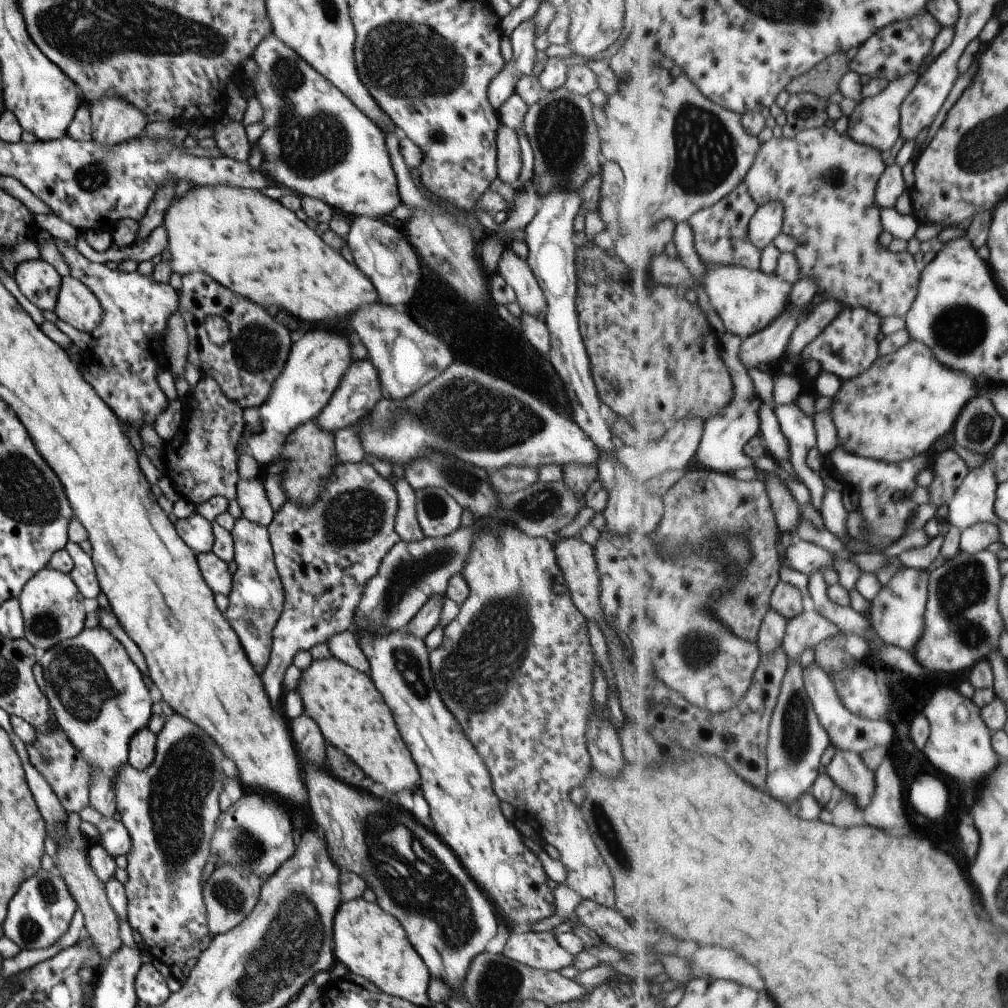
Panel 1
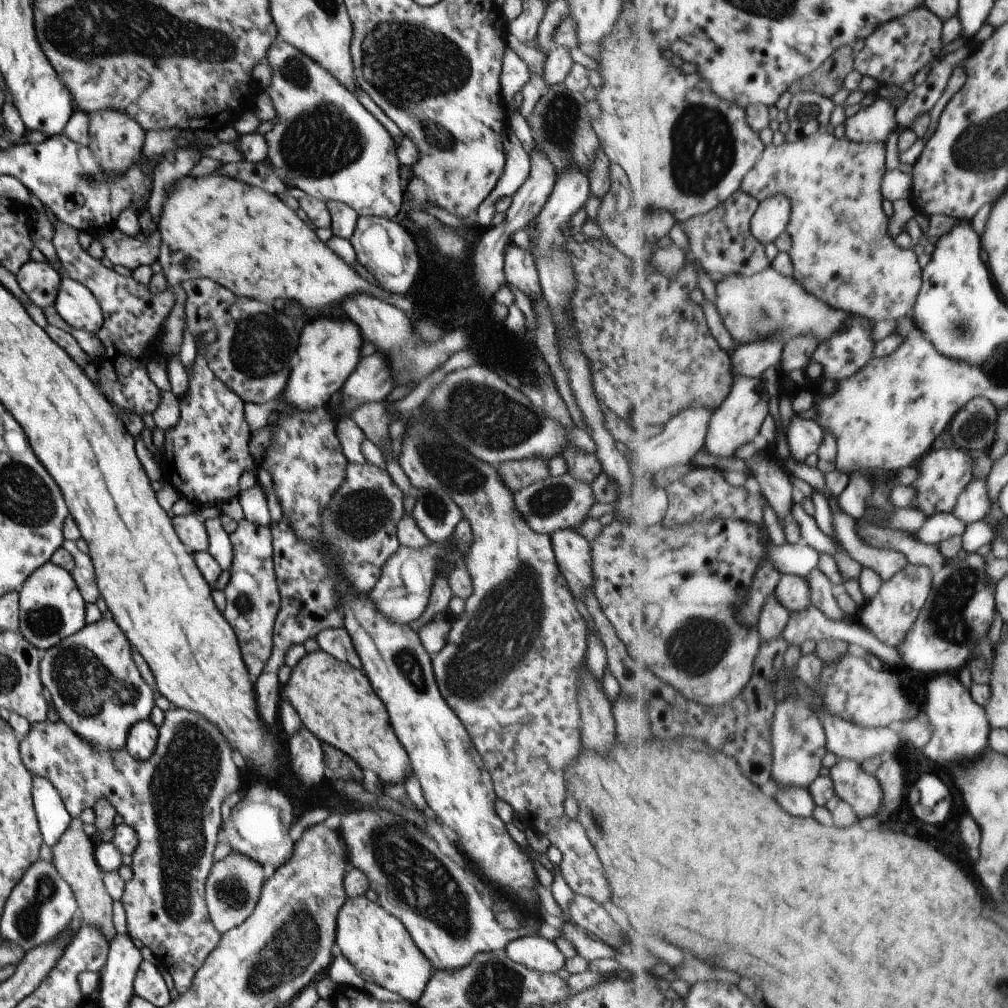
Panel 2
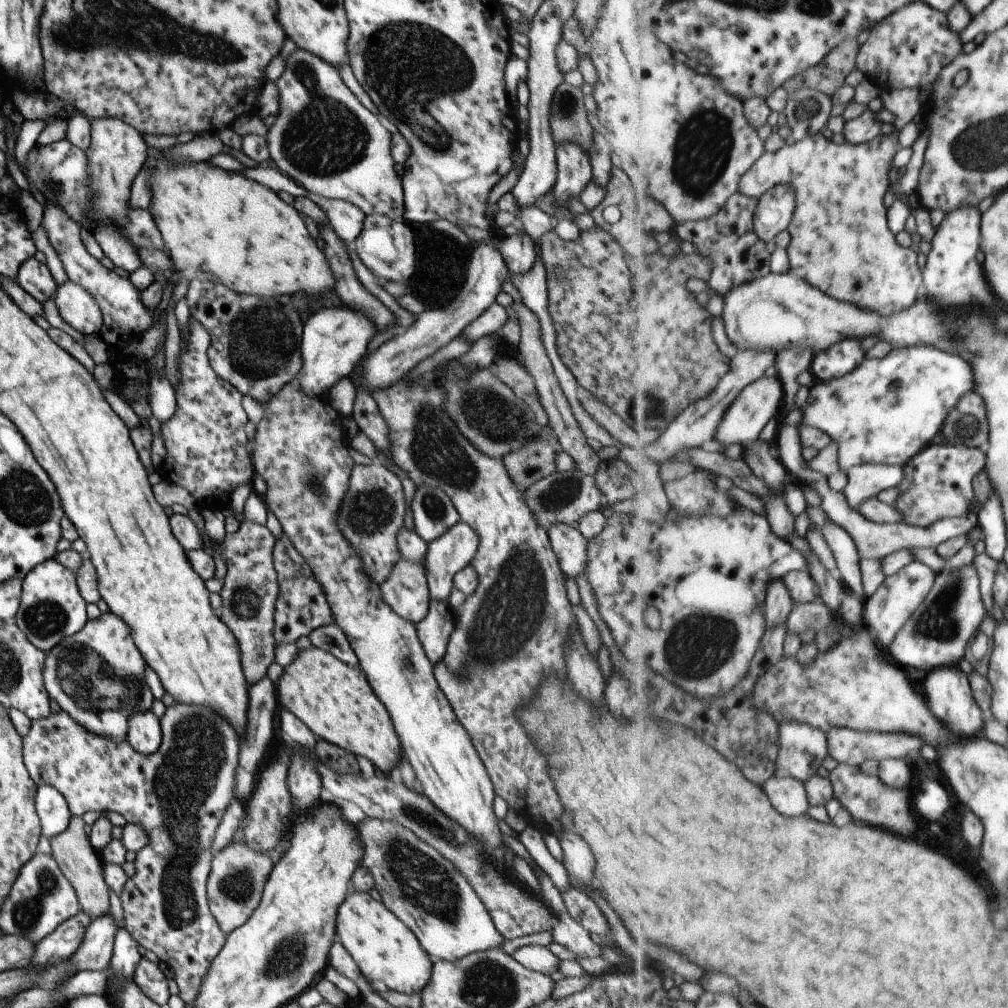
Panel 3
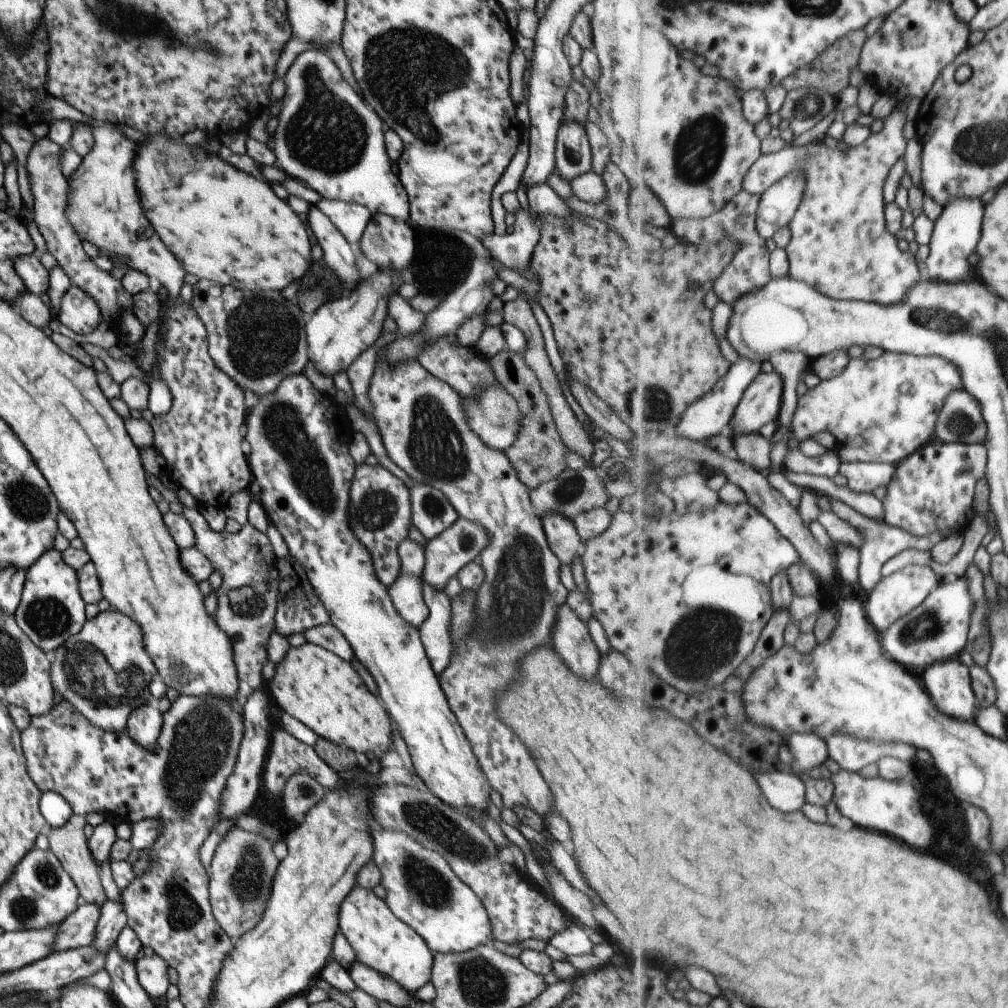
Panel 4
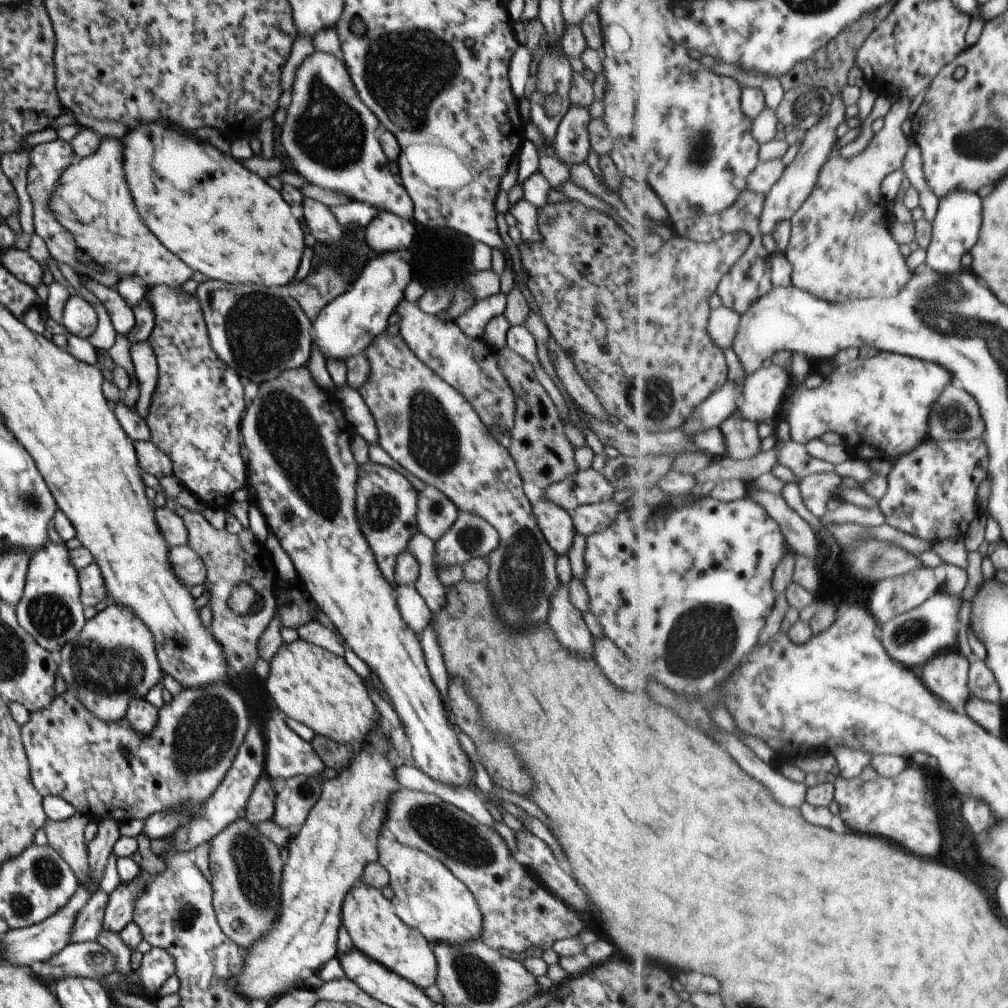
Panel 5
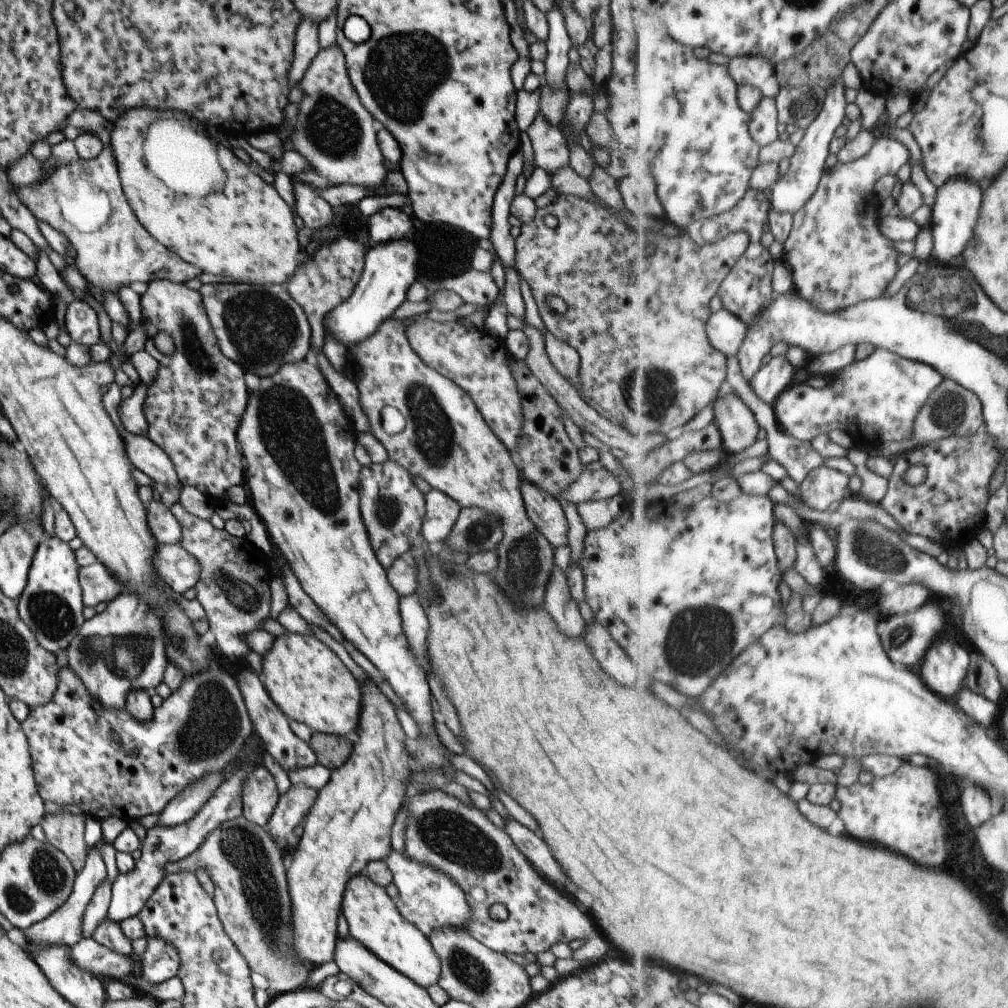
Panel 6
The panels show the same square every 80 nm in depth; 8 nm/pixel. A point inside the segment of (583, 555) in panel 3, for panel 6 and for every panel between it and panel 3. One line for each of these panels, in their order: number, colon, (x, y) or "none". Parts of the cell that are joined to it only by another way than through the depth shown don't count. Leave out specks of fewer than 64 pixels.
4: (562, 539)
5: (555, 525)
6: (545, 511)

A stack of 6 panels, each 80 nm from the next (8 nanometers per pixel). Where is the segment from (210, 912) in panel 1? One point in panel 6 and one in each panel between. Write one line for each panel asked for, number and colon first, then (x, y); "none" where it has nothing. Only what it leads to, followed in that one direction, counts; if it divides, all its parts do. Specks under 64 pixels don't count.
2: (231, 889)
3: (234, 884)
4: (241, 870)
5: (245, 867)
6: (252, 905)

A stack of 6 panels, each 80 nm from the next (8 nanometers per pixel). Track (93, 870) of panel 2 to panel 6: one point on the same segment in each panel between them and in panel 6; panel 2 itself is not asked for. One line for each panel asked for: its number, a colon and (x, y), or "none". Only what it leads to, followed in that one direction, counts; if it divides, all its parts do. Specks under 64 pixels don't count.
3: (80, 865)
4: (67, 842)
5: (65, 837)
6: (64, 832)

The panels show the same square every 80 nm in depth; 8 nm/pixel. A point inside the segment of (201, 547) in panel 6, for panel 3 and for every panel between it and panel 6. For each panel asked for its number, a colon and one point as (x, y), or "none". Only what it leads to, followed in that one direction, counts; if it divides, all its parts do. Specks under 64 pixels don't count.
3: (248, 598)
4: (246, 599)
5: (240, 575)

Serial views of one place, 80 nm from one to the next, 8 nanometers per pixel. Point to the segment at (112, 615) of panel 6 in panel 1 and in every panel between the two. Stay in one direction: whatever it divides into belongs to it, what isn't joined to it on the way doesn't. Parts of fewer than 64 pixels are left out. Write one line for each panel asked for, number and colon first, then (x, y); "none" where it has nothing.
1: (97, 696)
2: (96, 690)
3: (96, 676)
4: (103, 670)
5: (112, 659)

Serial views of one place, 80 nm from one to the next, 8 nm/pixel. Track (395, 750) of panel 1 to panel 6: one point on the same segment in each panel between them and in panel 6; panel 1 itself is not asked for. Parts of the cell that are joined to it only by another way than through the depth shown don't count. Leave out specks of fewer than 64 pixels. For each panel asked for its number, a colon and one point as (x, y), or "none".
2: (334, 701)
3: (333, 700)
4: (325, 693)
5: (307, 684)
6: (302, 677)

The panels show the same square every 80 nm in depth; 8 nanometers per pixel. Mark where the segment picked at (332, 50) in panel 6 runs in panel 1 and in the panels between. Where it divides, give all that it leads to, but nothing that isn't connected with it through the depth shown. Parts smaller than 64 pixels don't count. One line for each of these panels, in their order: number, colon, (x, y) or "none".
1: (315, 142)
2: (322, 141)
3: (325, 141)
4: (326, 138)
5: (328, 136)

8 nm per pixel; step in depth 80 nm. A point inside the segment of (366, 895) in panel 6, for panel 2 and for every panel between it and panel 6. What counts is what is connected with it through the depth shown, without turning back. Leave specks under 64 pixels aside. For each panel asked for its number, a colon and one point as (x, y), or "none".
2: (381, 952)
3: (385, 952)
4: (379, 939)
5: (367, 917)

